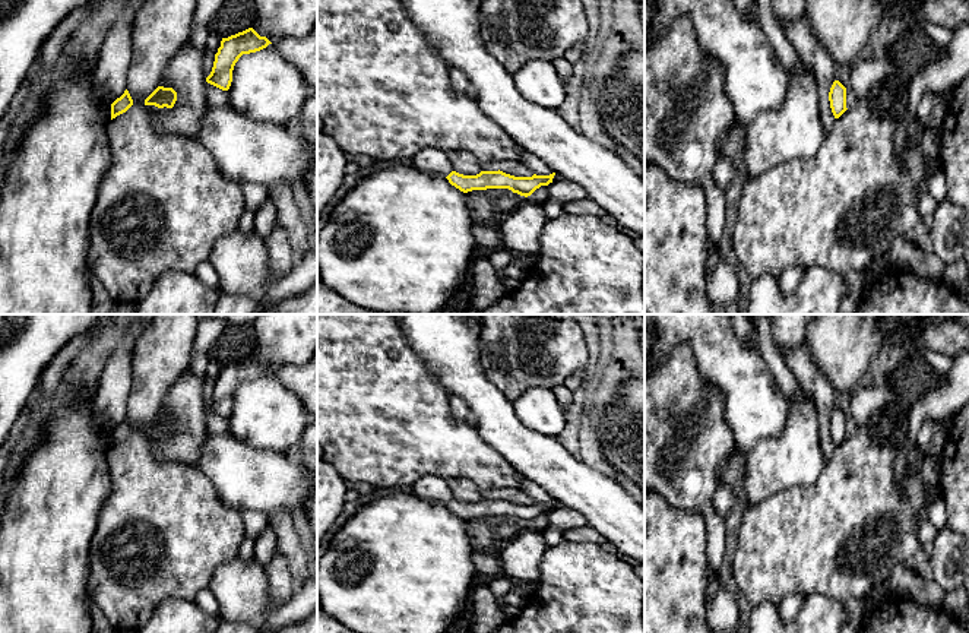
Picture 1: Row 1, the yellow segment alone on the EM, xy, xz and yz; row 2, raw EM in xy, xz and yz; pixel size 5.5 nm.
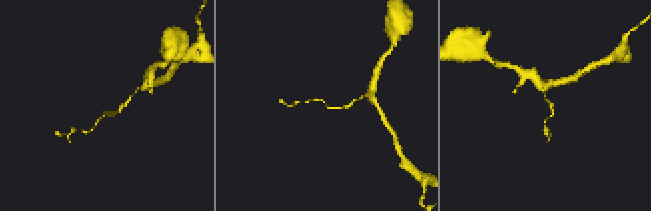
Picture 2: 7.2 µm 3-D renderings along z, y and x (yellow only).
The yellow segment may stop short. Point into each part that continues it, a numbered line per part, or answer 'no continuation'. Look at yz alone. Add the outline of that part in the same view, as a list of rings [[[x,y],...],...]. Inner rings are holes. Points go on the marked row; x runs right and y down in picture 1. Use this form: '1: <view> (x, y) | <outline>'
no continuation

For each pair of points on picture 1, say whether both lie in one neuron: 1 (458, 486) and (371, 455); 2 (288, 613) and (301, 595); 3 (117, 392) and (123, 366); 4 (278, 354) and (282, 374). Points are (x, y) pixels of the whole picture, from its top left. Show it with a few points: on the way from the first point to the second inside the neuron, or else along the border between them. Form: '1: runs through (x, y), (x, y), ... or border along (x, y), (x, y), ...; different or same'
1: border along (447, 478), (468, 478), (480, 490); different
2: runs through (293, 608), (301, 600); same
3: runs through (117, 386), (117, 372); same
4: border along (301, 364), (275, 366), (271, 369); different

